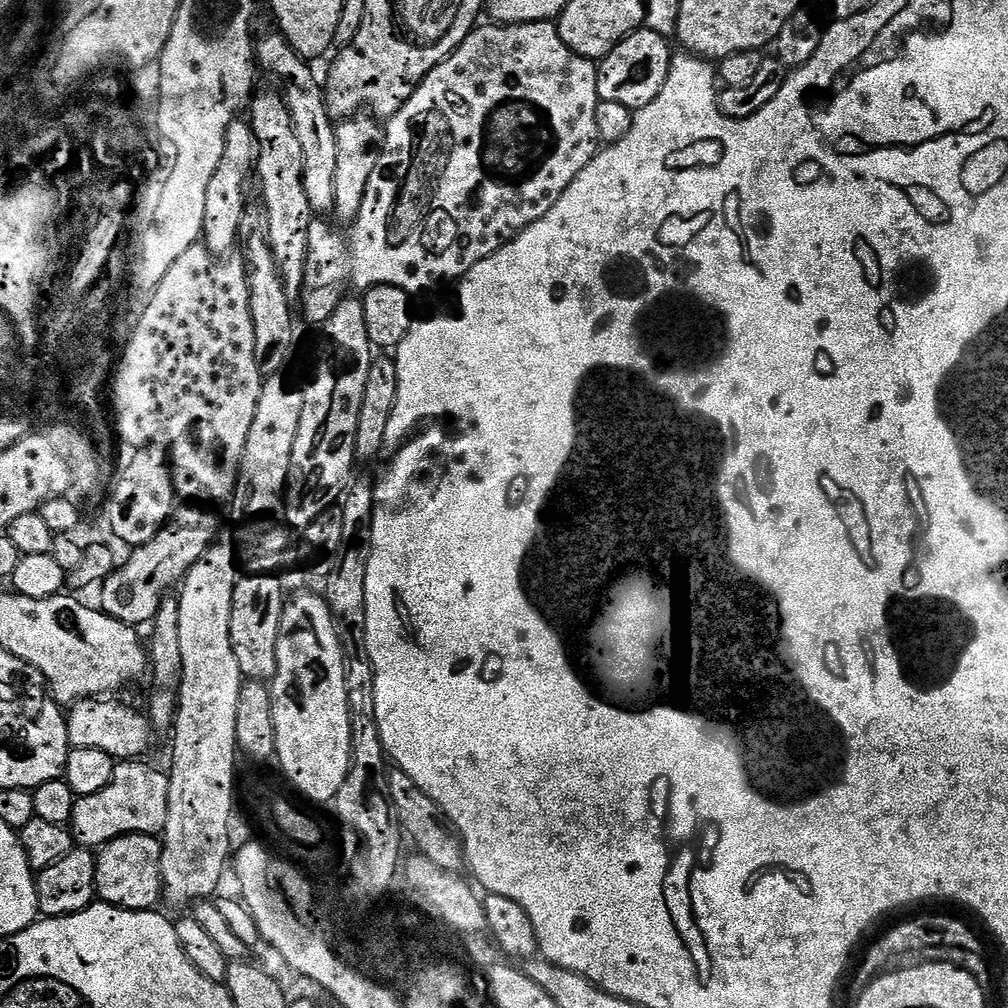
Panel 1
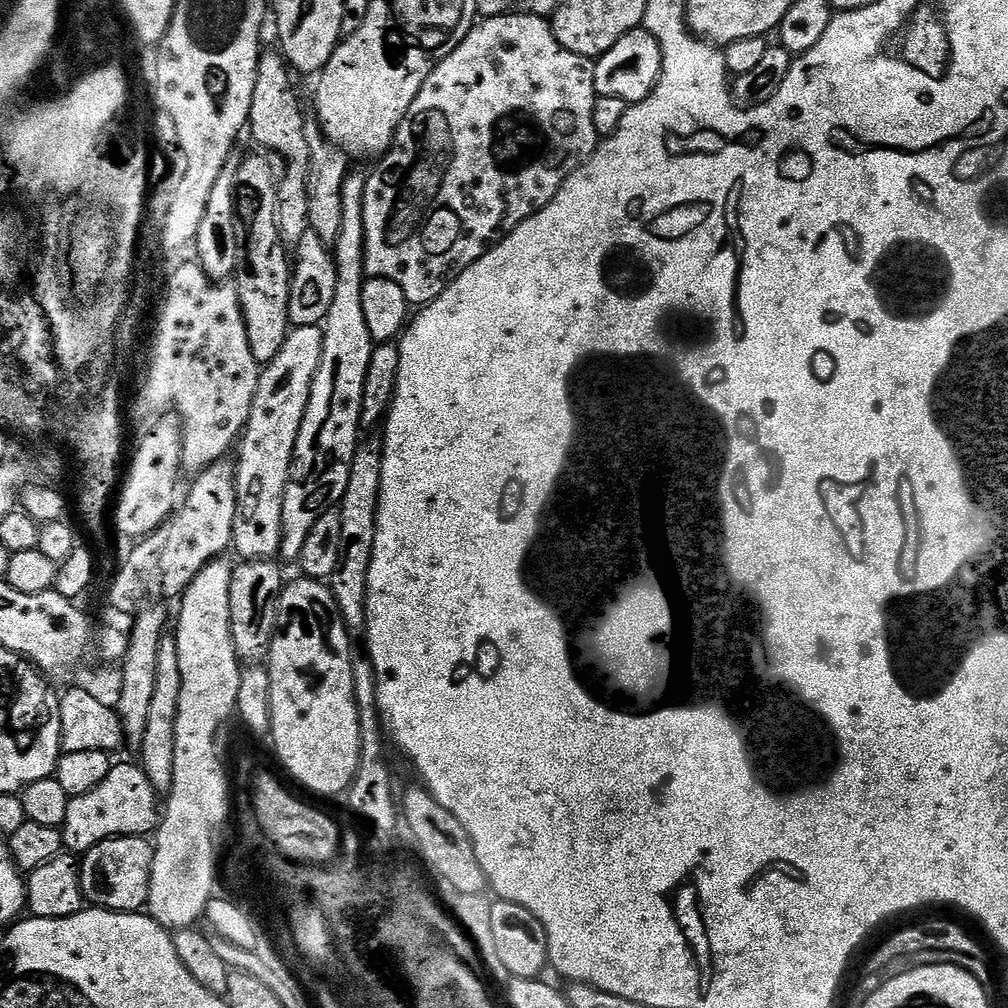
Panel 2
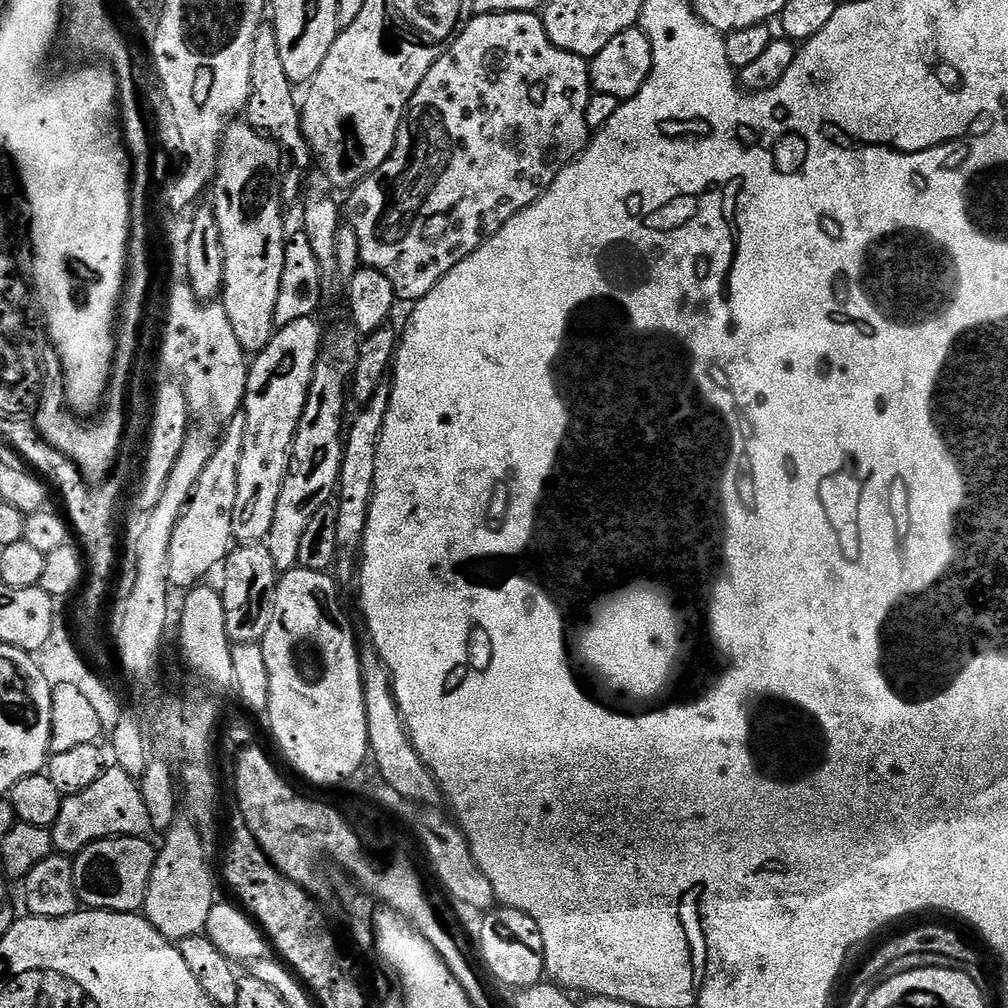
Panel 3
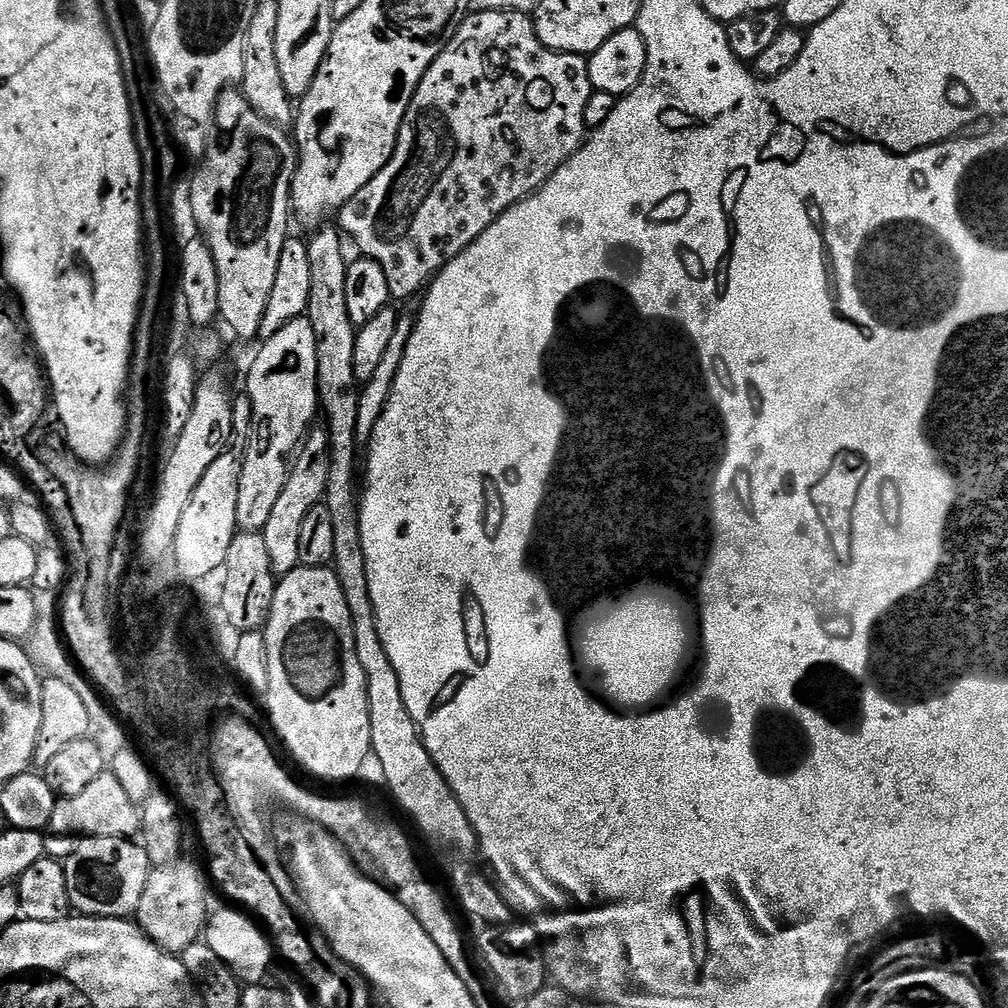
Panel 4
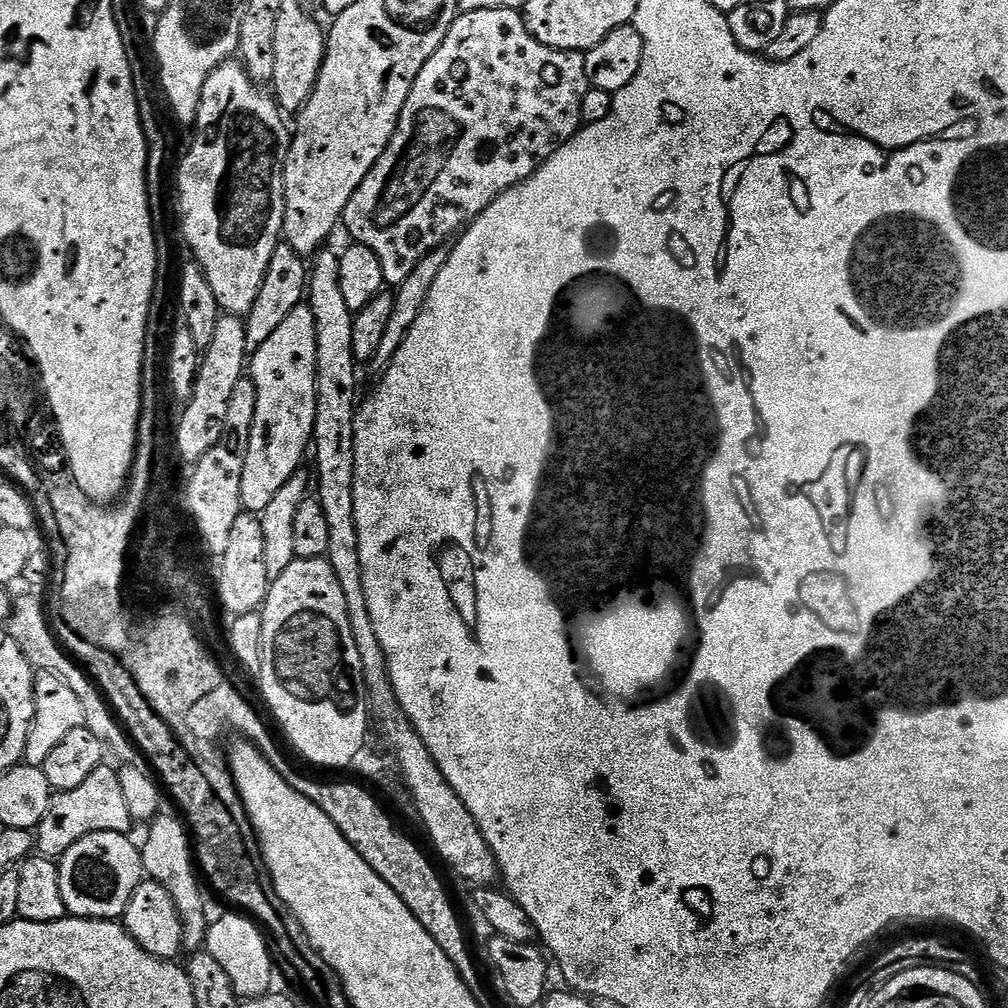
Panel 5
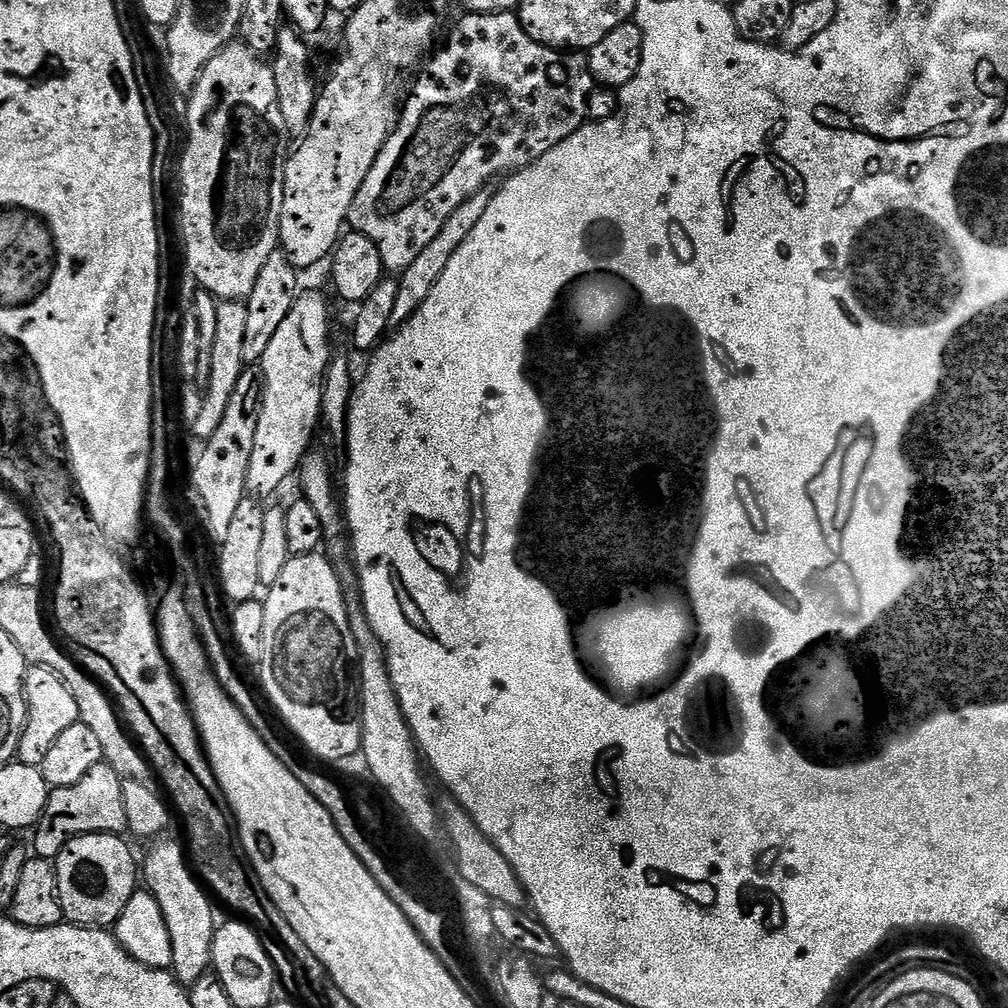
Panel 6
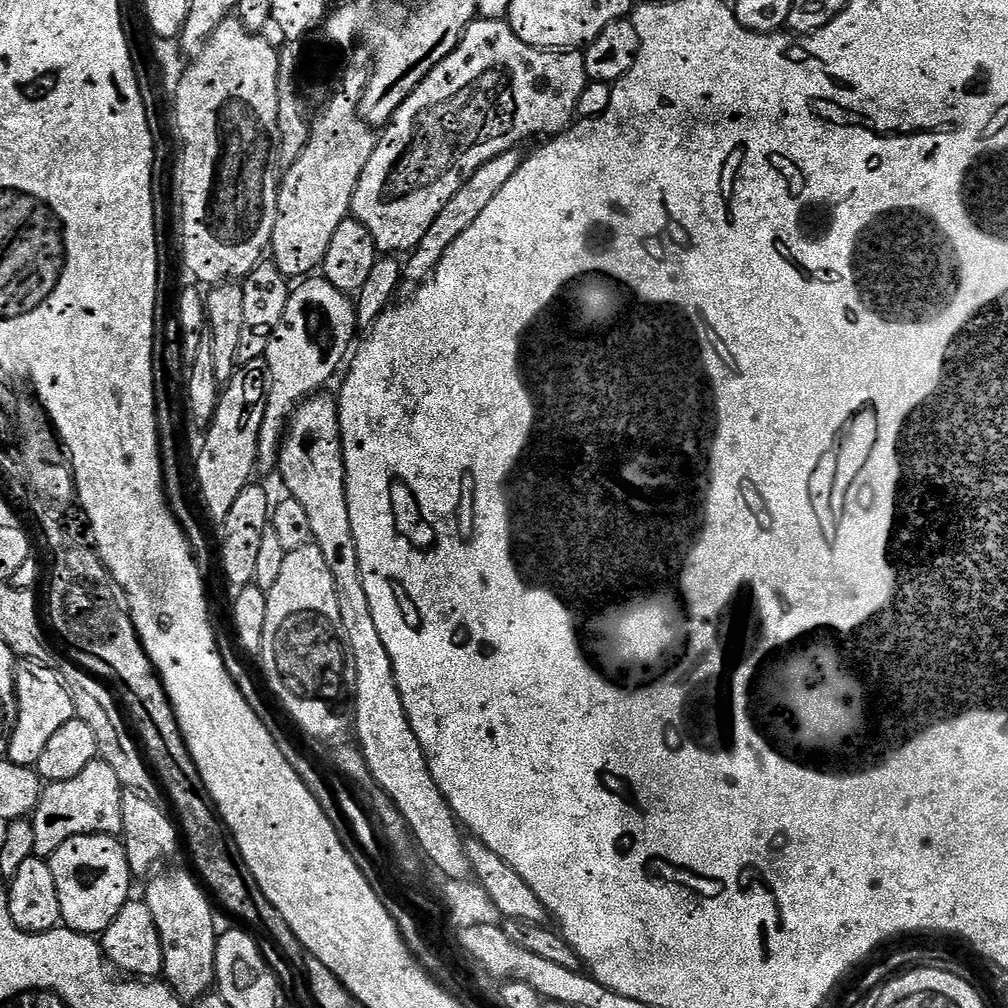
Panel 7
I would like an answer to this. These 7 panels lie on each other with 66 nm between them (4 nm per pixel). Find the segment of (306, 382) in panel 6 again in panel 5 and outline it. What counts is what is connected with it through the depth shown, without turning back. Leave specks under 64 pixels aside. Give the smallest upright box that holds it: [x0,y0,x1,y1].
[240,306,316,514]

